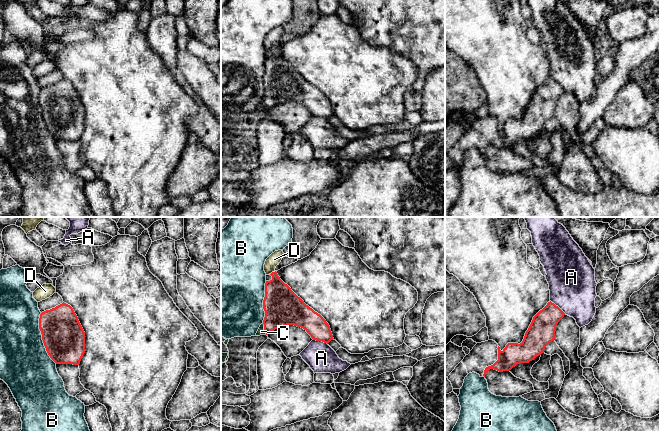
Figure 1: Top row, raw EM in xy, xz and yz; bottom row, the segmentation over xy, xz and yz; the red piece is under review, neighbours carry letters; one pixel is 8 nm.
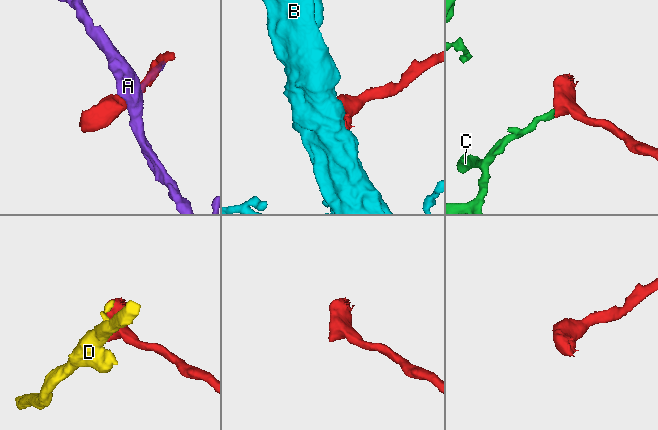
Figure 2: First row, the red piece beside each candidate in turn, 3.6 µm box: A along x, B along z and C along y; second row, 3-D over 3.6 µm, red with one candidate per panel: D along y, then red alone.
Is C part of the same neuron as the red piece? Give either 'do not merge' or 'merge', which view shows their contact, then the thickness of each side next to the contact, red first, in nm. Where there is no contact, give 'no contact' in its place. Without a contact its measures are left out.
do not merge; contact in xz; calibres 300 and 60 nm

